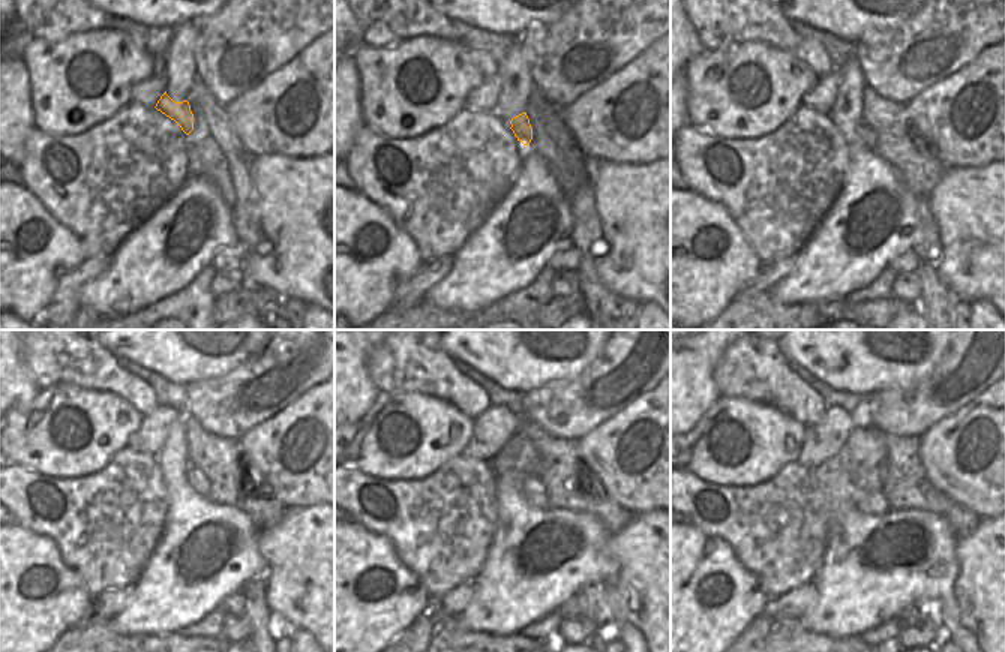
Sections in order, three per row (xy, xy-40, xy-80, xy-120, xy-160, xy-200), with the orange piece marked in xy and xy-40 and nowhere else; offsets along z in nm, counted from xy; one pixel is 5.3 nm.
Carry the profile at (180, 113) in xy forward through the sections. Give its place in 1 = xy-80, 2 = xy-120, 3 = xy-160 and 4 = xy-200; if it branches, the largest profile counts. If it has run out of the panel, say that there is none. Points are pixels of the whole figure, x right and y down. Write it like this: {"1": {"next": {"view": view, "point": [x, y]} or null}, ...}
{"1": {"next": {"view": "xy-80", "point": [869, 138]}}, "2": {"next": {"view": "xy-120", "point": [197, 480]}}, "3": {"next": {"view": "xy-160", "point": [534, 492]}}, "4": {"next": {"view": "xy-200", "point": [875, 504]}}}

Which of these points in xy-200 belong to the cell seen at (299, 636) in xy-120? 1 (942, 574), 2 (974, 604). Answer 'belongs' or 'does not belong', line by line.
1: belongs
2: does not belong

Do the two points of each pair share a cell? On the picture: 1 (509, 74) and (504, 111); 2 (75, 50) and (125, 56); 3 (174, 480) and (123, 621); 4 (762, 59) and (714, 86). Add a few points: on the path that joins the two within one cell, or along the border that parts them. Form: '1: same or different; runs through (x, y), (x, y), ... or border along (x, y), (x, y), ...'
1: same; runs through (509, 83), (509, 102)
2: same; runs through (87, 50), (99, 56), (113, 56)
3: same; runs through (177, 516), (177, 541), (164, 555), (159, 586)
4: same; runs through (743, 60), (714, 62), (705, 68)

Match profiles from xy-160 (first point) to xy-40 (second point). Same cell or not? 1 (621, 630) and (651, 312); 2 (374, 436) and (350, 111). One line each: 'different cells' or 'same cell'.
1: same cell
2: different cells

